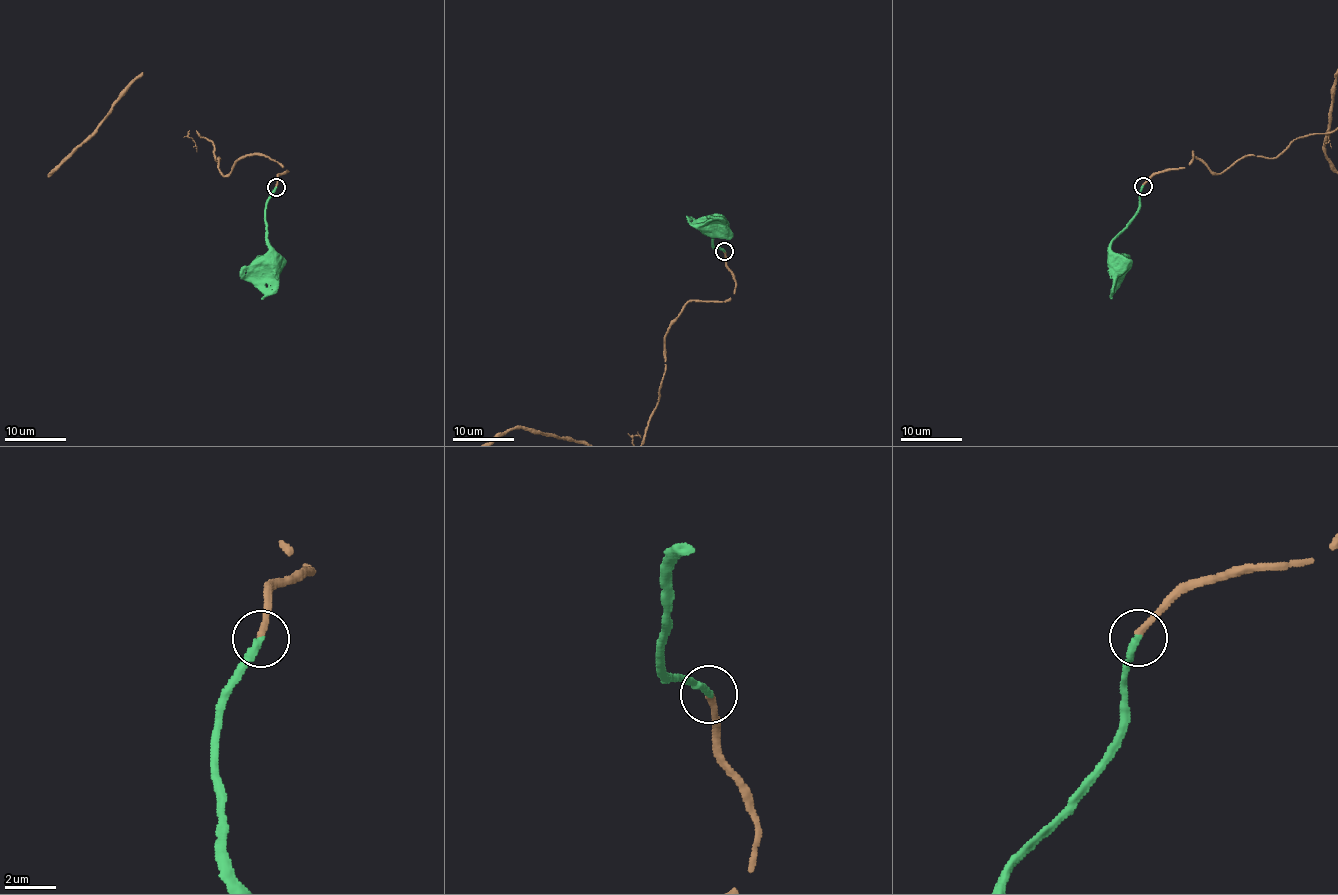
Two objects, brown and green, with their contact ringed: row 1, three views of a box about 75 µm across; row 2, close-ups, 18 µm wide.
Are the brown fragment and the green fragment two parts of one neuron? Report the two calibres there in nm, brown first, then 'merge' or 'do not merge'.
280/300 nm | merge

